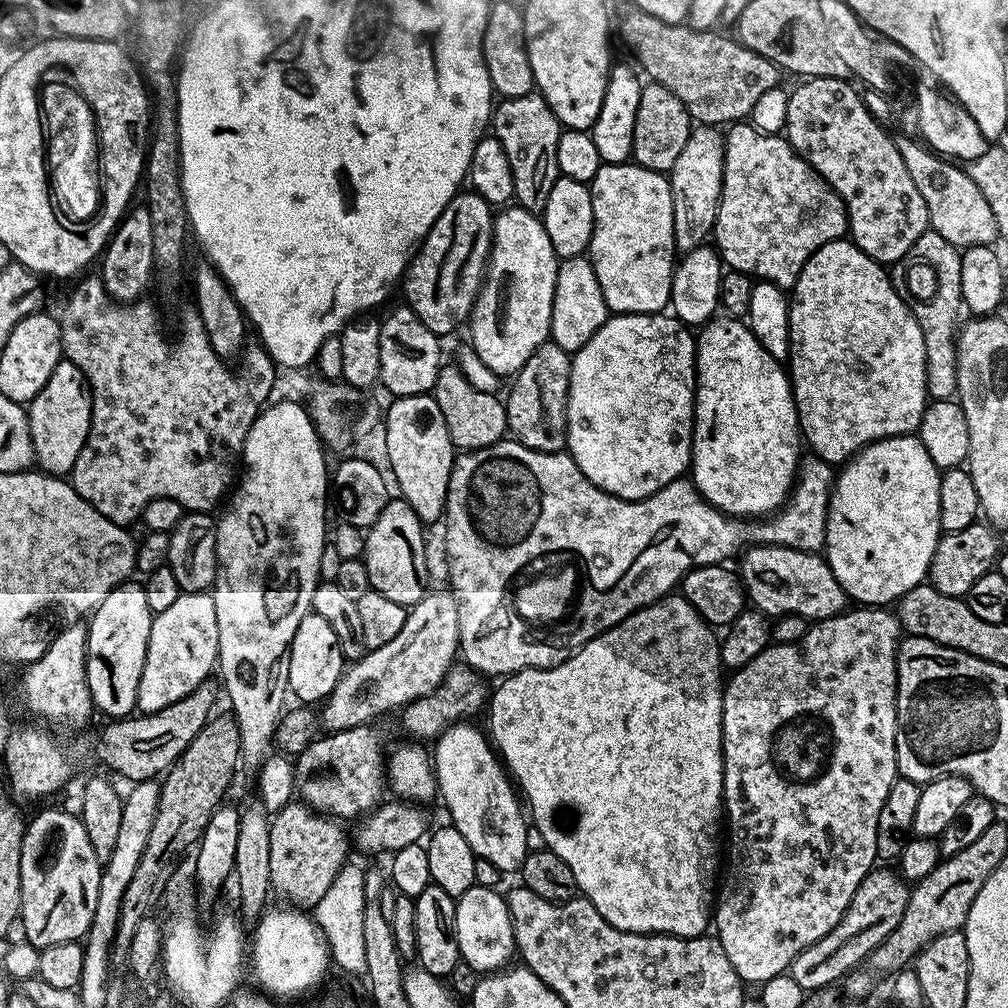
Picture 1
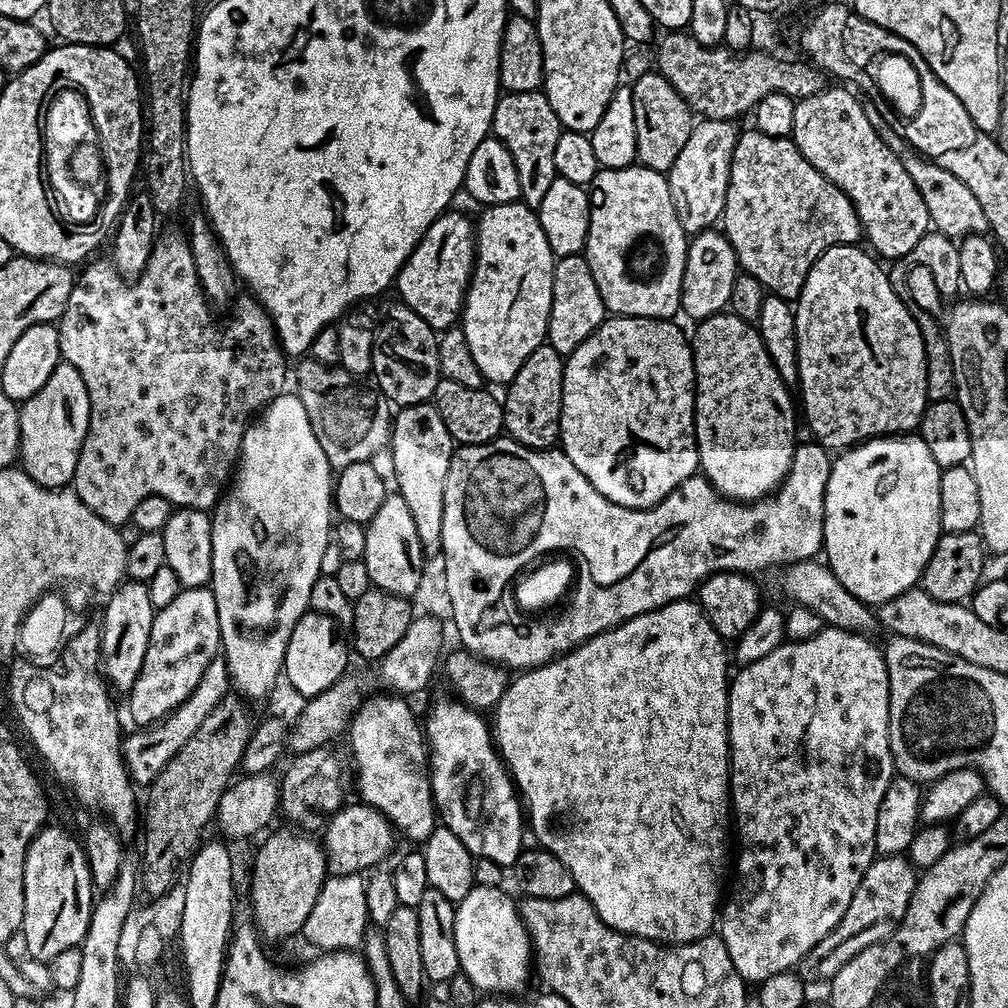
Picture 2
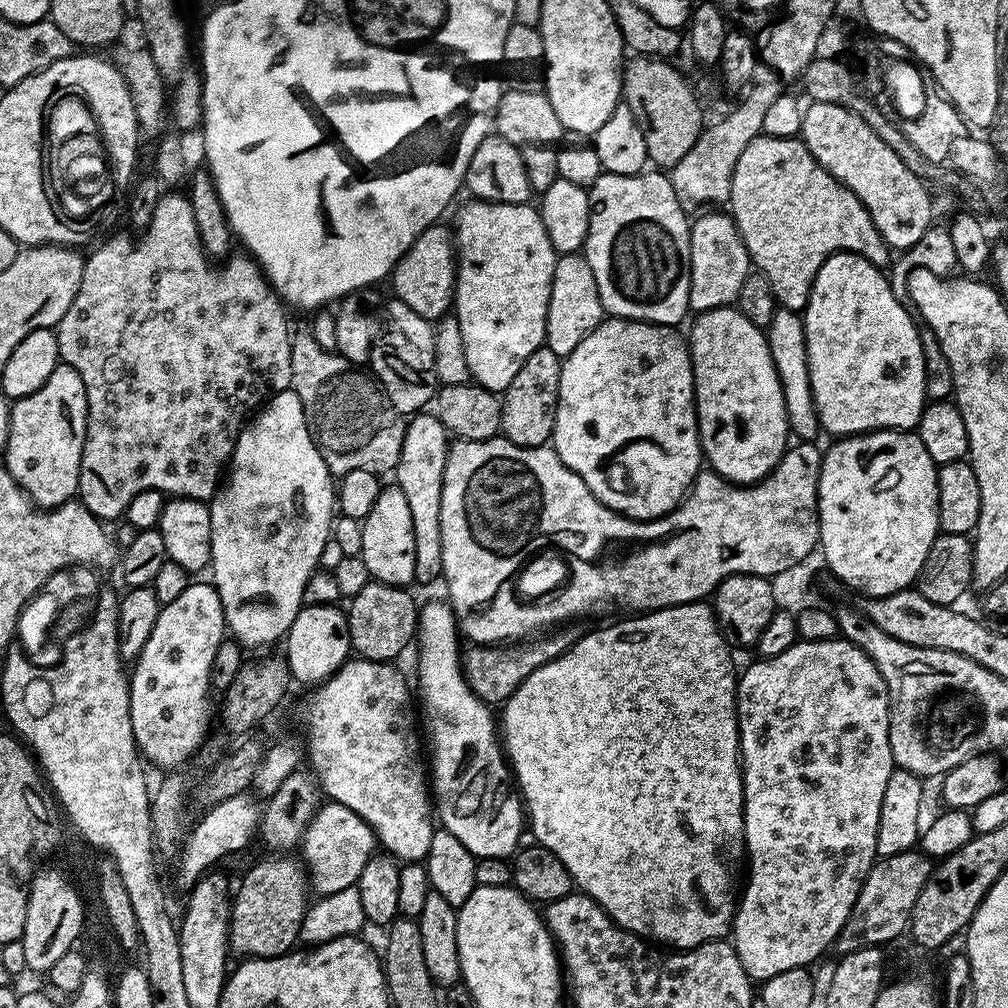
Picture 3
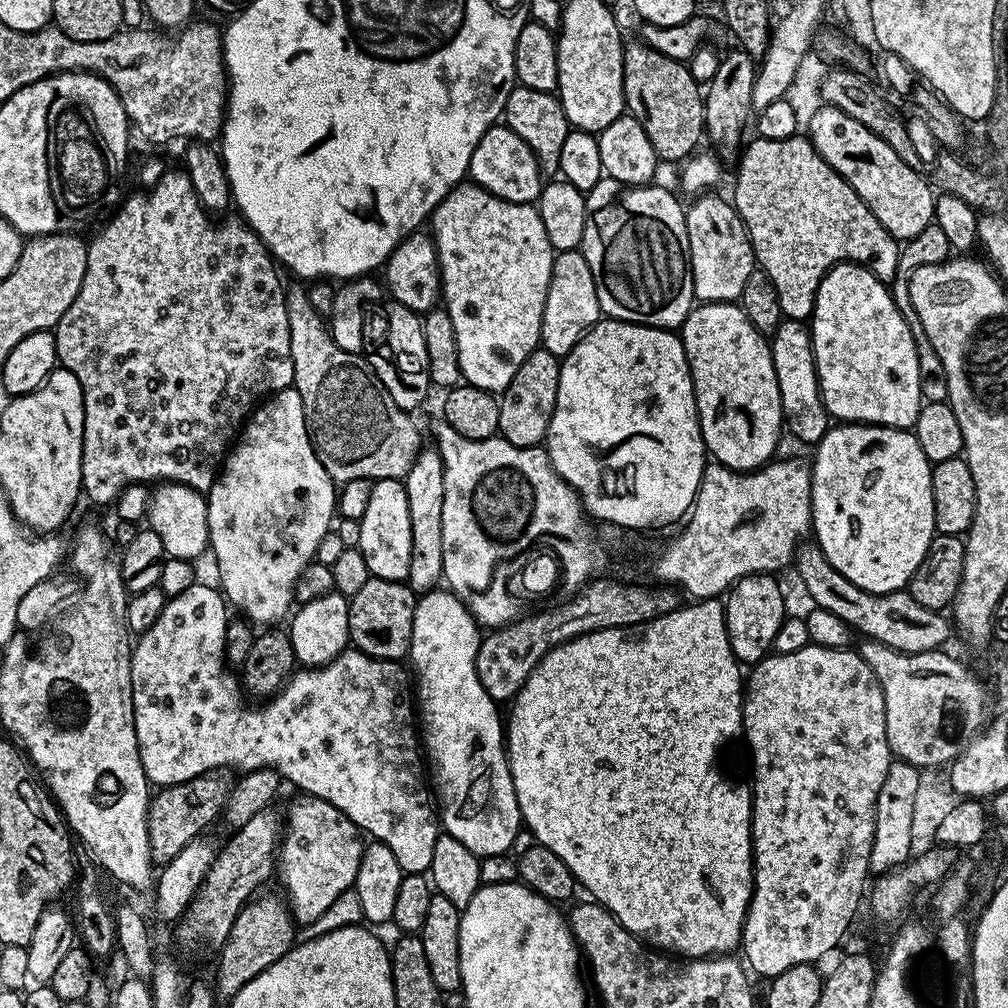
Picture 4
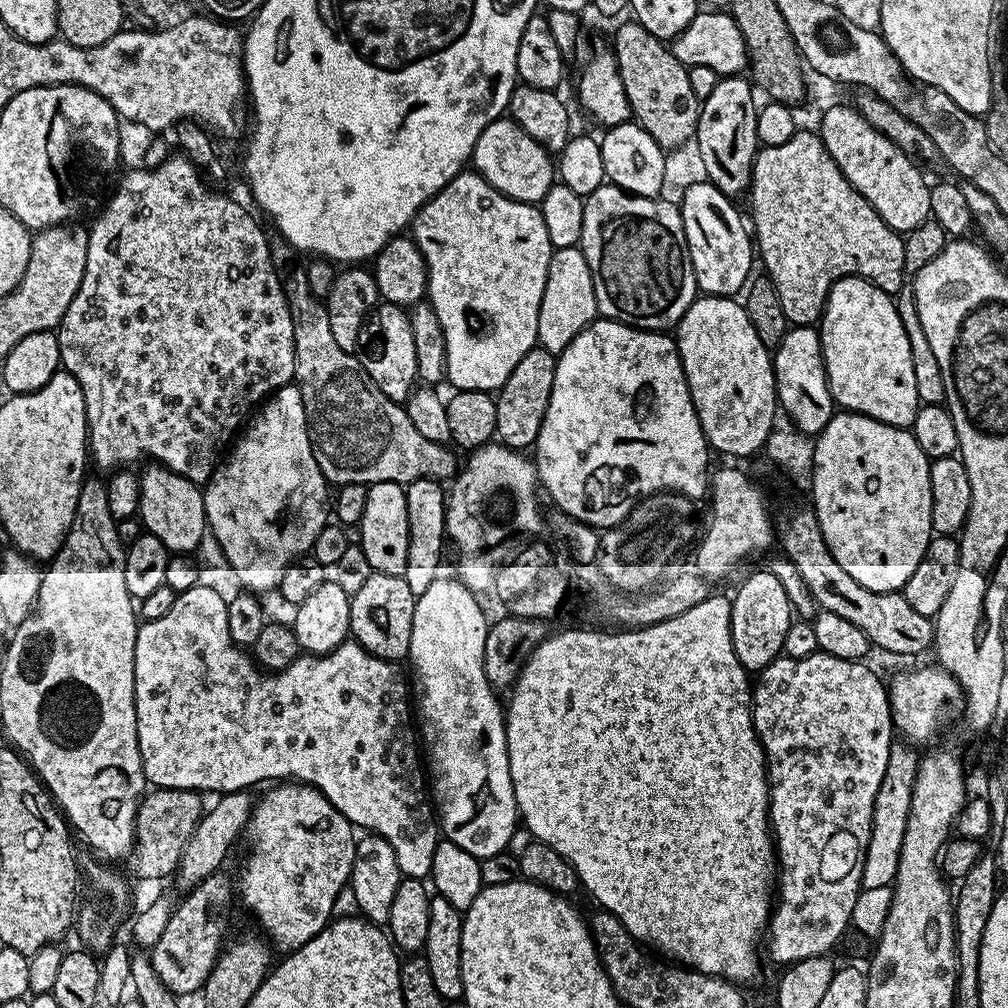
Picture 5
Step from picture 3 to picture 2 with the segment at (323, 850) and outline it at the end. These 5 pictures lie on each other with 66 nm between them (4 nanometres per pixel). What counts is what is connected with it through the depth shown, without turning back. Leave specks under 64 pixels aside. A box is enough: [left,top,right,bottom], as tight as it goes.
[322,803,394,876]

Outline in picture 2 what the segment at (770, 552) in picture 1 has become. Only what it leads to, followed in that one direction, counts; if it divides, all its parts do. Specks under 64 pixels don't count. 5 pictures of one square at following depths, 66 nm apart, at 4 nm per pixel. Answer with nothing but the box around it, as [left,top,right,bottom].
[780,558,877,634]

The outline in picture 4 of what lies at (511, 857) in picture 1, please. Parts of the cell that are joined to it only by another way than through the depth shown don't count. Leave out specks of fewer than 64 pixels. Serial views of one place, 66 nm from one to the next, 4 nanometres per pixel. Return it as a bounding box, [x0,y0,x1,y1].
[410,590,522,857]

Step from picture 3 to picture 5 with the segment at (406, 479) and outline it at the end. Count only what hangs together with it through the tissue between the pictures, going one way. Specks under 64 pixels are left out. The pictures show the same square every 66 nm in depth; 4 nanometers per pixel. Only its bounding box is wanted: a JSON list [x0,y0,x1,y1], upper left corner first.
[403,479,446,597]

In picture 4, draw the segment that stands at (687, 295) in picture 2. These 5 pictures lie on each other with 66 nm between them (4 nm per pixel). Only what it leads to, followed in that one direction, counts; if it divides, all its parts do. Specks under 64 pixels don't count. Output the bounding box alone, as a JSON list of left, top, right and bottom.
[684,194,754,304]

